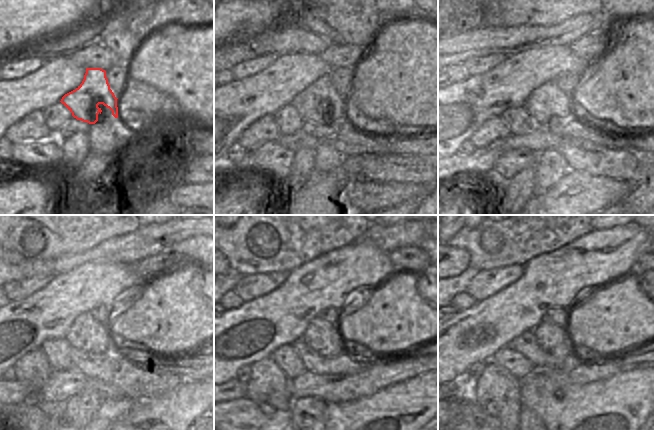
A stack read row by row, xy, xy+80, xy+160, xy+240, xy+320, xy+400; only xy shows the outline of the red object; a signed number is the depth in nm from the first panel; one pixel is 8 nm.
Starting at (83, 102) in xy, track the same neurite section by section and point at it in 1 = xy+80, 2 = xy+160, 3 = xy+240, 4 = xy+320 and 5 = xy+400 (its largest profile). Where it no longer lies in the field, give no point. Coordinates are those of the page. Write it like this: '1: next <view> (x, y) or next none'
1: next xy+80 (312, 103)
2: next xy+160 (548, 100)
3: next xy+240 (86, 333)
4: next xy+320 (323, 337)
5: next xy+400 (553, 340)

